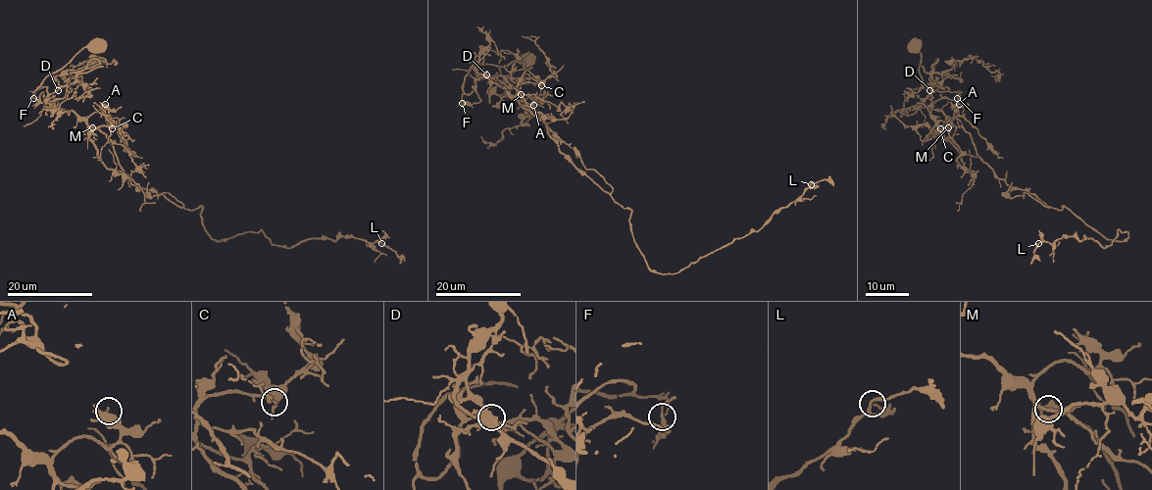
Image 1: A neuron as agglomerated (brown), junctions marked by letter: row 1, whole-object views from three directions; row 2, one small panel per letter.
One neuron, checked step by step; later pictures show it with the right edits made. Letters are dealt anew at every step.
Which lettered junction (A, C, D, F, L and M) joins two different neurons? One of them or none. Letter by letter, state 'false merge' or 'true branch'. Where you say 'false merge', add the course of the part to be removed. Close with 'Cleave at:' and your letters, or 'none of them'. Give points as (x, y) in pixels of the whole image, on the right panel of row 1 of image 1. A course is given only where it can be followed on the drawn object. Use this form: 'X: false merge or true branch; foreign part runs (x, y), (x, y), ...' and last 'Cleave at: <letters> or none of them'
A: true branch
C: true branch
D: true branch
F: false merge; foreign part runs (957, 98), (958, 103), (931, 99), (931, 88), (955, 64), (952, 58), (976, 59), (1000, 73), (991, 75)
L: true branch
M: true branch
Cleave at: F

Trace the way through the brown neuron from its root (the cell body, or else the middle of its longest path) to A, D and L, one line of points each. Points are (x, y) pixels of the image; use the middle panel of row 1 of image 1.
A: (527, 60), (475, 67), (464, 78), (463, 91), (471, 93), (481, 70), (522, 102), (536, 99), (533, 105)
D: (527, 60), (514, 60), (505, 67), (475, 67), (464, 78), (463, 91), (470, 94), (476, 76), (486, 74)
L: (527, 60), (475, 67), (463, 91), (481, 70), (539, 118), (630, 210), (658, 272), (757, 231), (811, 184)

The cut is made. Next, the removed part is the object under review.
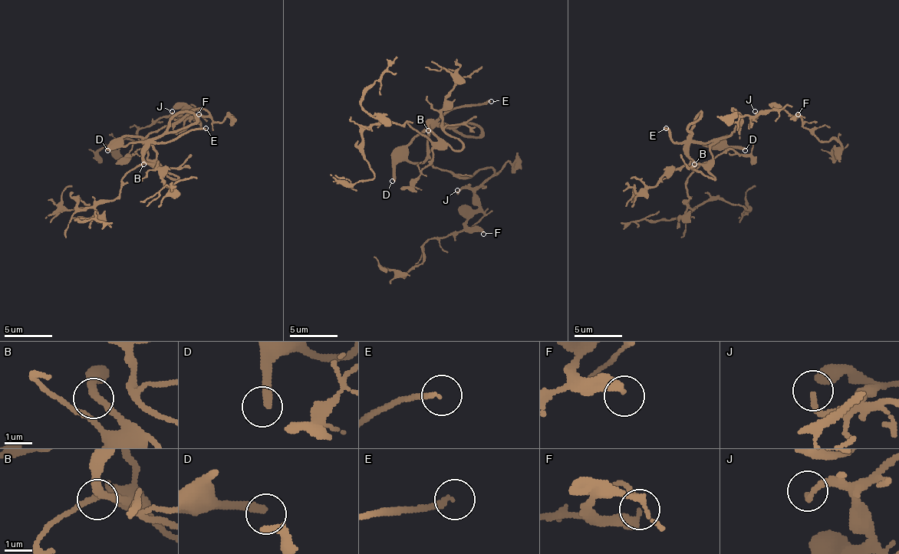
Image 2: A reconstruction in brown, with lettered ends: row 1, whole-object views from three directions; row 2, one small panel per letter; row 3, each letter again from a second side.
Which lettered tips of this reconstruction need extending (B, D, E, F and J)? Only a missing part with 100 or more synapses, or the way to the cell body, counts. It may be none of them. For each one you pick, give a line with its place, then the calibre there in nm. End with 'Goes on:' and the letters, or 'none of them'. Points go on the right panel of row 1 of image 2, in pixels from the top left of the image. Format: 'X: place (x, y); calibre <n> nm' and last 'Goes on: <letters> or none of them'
D: place (745, 150); calibre 300 nm
E: place (666, 128); calibre 200 nm
Goes on: D, E

